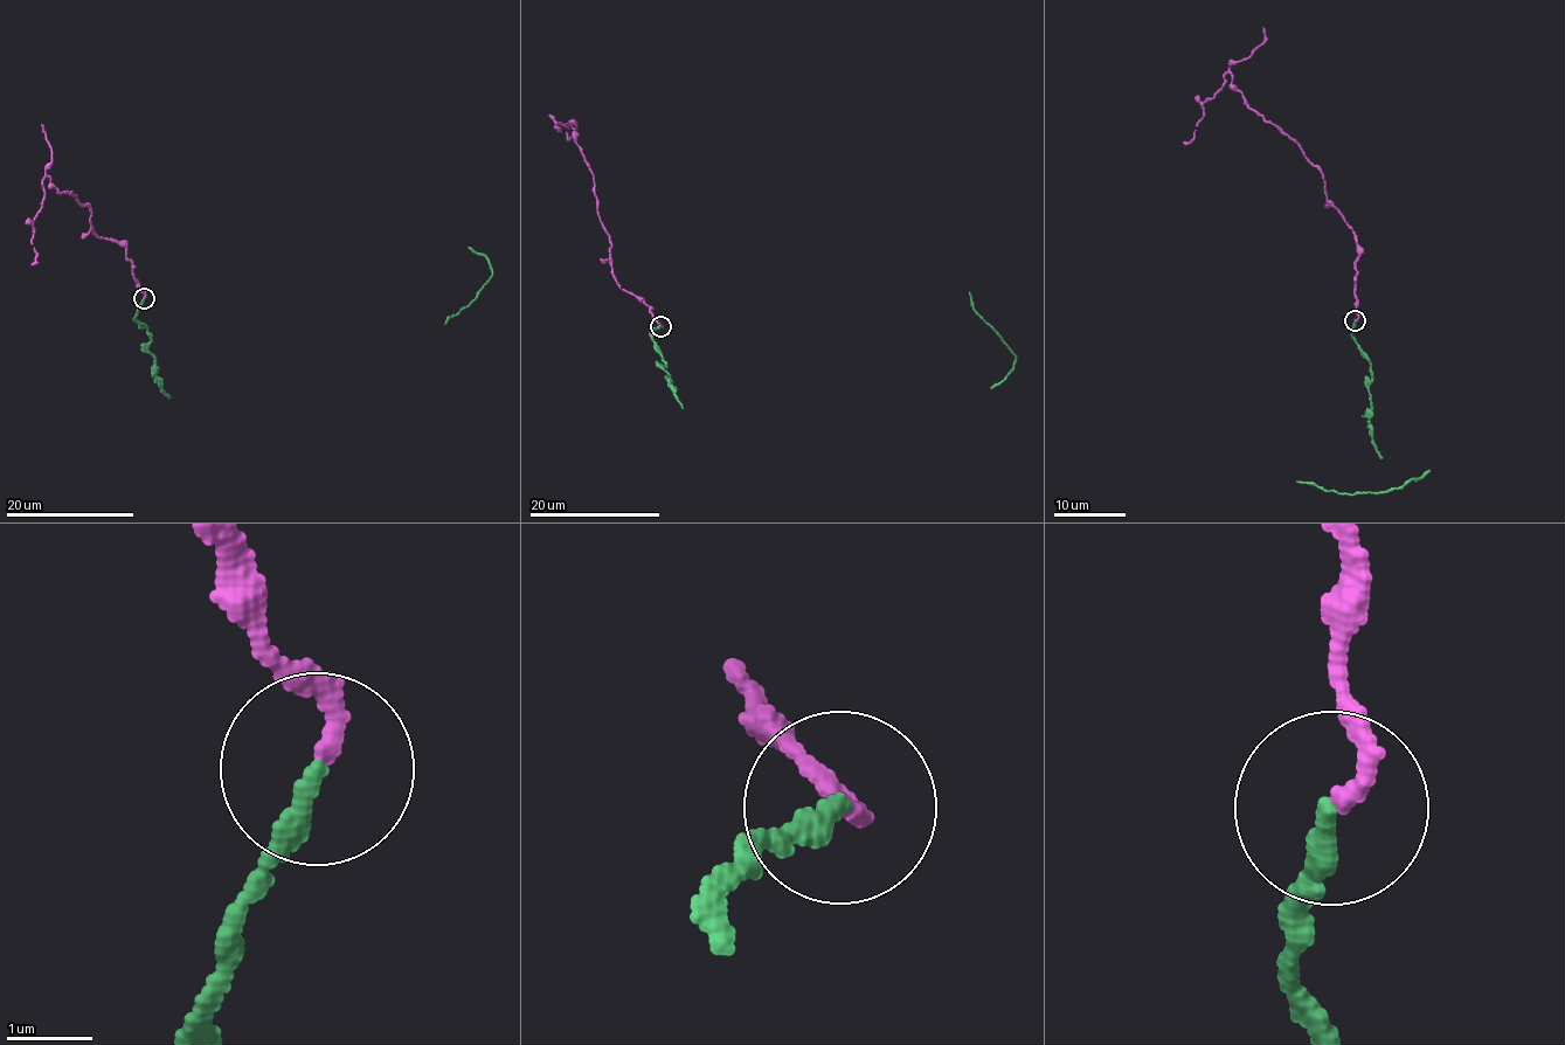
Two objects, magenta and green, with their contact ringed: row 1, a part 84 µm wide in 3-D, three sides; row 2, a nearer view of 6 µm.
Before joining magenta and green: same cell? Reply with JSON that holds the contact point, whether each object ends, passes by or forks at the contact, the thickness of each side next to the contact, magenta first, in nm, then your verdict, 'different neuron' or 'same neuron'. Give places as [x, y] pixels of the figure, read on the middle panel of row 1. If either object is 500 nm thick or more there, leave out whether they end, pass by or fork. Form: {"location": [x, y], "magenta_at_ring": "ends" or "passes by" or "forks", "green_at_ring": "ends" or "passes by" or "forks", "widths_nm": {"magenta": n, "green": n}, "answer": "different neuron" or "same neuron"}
{"location": [660, 326], "magenta_at_ring": "ends", "green_at_ring": "ends", "widths_nm": {"magenta": 200, "green": 220}, "answer": "same neuron"}

